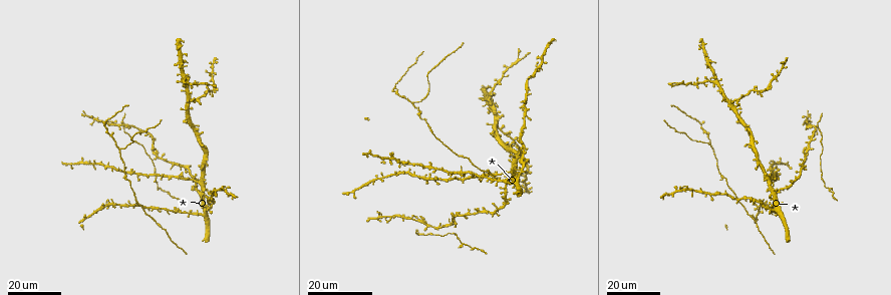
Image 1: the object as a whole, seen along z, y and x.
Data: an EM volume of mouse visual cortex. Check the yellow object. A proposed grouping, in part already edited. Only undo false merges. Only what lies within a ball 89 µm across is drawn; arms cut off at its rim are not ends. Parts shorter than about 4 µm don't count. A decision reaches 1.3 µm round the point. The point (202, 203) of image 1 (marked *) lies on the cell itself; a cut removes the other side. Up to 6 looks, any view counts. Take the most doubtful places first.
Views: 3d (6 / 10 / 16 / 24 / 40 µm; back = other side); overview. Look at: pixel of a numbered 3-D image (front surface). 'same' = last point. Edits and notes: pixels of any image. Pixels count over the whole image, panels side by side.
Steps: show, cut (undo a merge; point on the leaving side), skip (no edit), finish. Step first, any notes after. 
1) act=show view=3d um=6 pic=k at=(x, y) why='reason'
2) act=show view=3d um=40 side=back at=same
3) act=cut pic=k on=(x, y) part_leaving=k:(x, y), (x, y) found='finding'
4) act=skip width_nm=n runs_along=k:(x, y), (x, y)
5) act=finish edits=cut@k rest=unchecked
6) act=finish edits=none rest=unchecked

act=show view=3d um=24 pic=1 at=(109, 132) why='three arms meet'

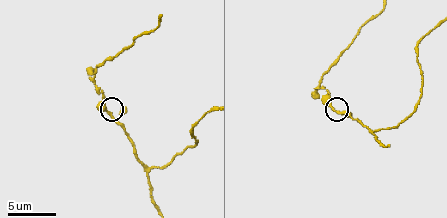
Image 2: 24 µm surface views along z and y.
act=show view=3d um=6 pic=2 at=(109, 111)

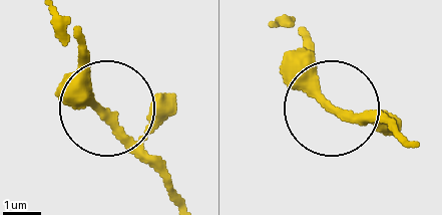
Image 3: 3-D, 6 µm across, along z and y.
act=skip arms=3 found='all the same cell'

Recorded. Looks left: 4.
act=show view=3d um=10 pic=2 at=(376, 130) why='a fork'

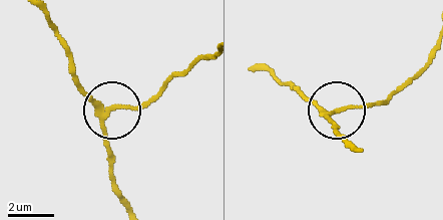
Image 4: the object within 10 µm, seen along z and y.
act=show view=3d um=10 side=back pic=4 at=(104, 108)

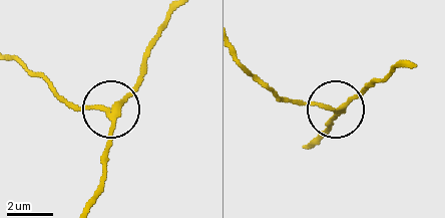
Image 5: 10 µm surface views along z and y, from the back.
act=cut pic=5 on=(77, 104) width_nm=190 part_leaving=5:(111, 115), (73, 107), (16, 59) found='a second cell is stuck on'

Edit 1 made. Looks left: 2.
act=show view=3d um=16 pic=1 at=(716, 81) why='branch point'

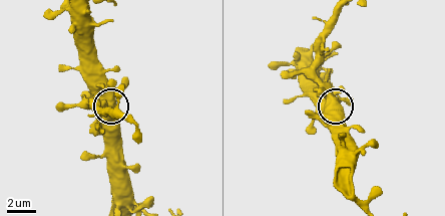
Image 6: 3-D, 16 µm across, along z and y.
act=show view=3d um=6 pic=6 at=(330, 95)

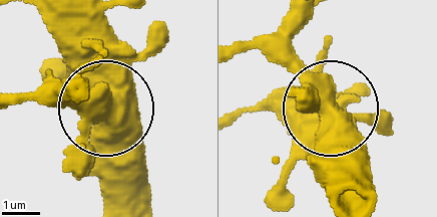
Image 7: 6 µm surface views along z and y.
act=skip found='one cell here'

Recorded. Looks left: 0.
act=finish edits=cut@5 rest=unchecked

